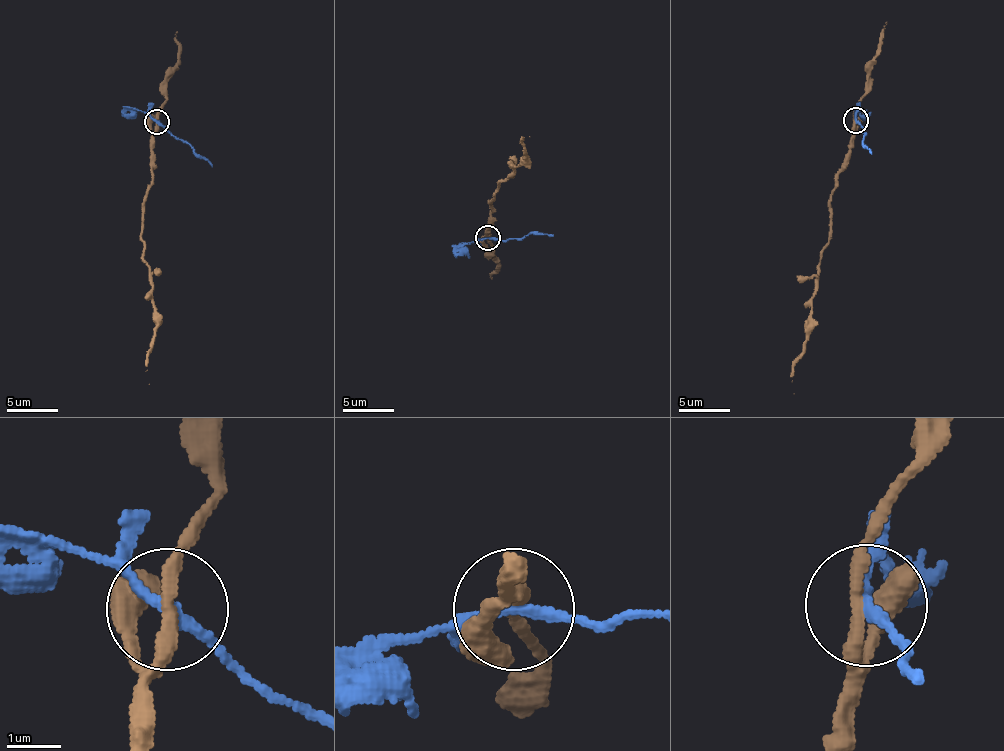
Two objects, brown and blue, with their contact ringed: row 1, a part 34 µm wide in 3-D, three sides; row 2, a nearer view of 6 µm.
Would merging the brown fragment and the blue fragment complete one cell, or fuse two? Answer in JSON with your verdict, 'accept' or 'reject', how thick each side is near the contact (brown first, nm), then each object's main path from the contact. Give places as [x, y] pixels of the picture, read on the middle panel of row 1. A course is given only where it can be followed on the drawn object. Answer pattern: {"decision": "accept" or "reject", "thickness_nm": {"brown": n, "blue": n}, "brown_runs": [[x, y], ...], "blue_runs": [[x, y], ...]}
{"decision": "reject", "thickness_nm": {"brown": 240, "blue": 190}, "brown_runs": [[487, 236], [495, 210], [491, 204], [499, 183], [525, 160], [521, 137], [530, 137]], "blue_runs": [[487, 238], [518, 239], [542, 232], [554, 236]]}

